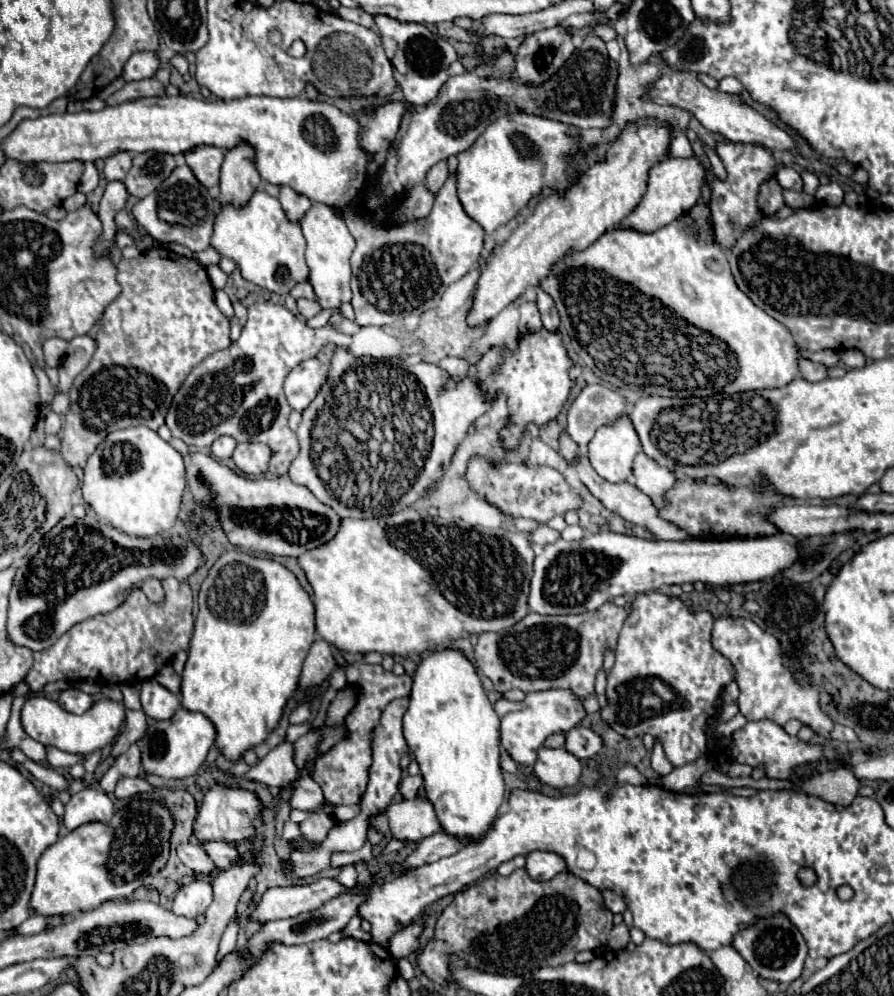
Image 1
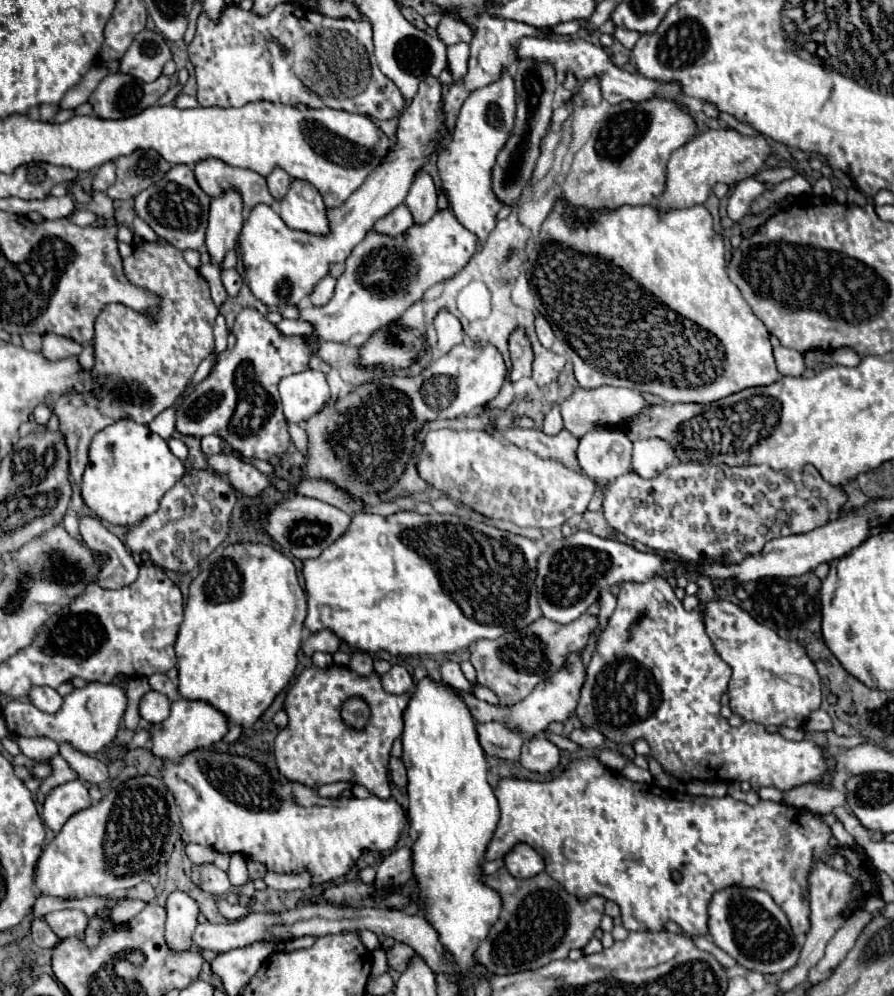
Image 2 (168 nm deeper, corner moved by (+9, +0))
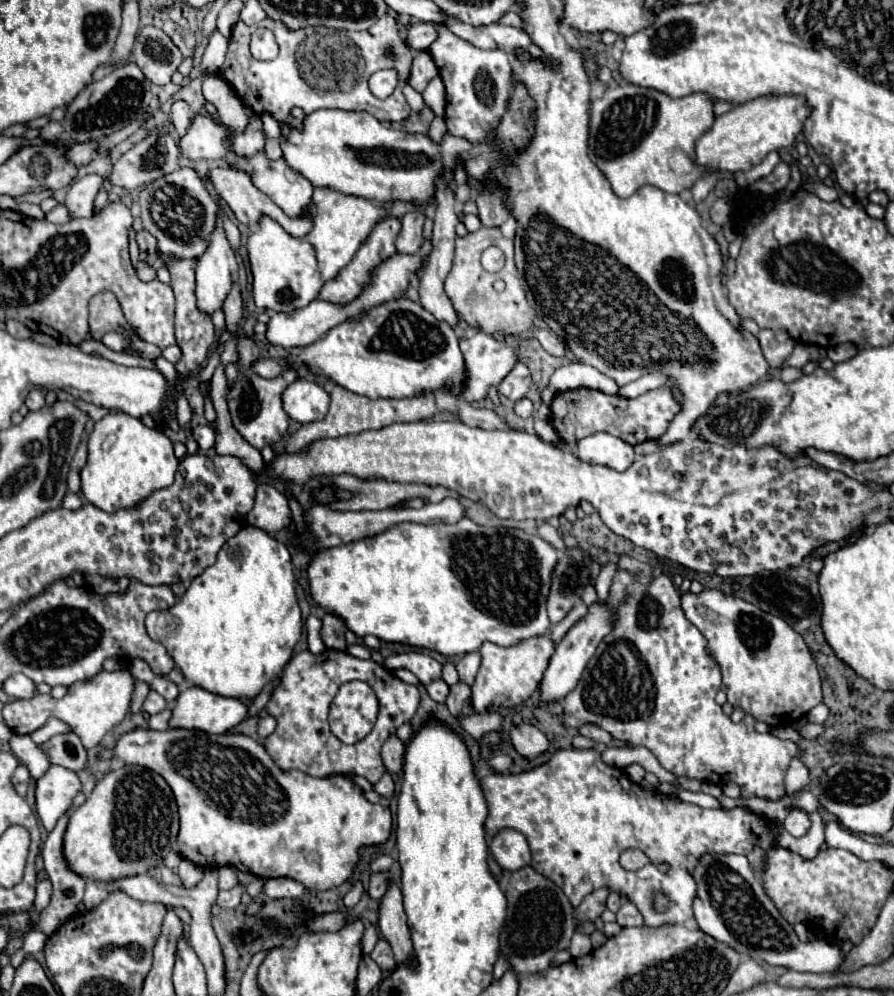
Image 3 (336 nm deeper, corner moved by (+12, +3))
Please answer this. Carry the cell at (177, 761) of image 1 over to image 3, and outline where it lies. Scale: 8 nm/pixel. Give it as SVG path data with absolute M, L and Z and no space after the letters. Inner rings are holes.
M190 686L188 690L180 692L180 696L174 704L170 726L172 728L196 728L196 730L204 730L210 734L224 734L224 732L232 730L234 726L238 726L248 716L250 704L252 704L252 698L248 698L248 700L226 698L220 694L212 694L200 686Z

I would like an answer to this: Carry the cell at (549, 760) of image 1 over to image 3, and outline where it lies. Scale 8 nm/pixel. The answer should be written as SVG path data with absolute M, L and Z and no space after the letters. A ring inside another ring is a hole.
M522 722L510 730L510 740L518 754L524 758L536 758L548 748L548 738L532 724Z

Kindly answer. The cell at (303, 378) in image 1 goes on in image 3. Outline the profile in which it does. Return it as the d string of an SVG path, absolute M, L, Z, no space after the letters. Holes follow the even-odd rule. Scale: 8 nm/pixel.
M296 380L286 388L282 402L284 402L284 412L292 420L308 424L308 422L318 422L326 416L330 396L316 382Z

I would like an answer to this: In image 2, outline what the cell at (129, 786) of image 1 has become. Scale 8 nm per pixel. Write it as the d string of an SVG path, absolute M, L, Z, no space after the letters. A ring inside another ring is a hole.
M67 743L61 745L59 753L61 753L61 757L81 775L81 779L85 779L87 783L99 785L99 783L103 783L103 781L109 779L109 769L107 769L107 765L105 765L103 761L89 757L89 755L85 755L85 753L73 749L73 747L67 745Z

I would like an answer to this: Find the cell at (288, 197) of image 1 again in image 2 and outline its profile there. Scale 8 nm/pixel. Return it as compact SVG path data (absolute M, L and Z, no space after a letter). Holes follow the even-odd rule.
M275 169L275 171L271 171L271 175L267 177L267 185L269 185L269 193L271 193L277 201L281 201L281 199L287 195L289 187L291 187L291 177L289 177L285 171Z

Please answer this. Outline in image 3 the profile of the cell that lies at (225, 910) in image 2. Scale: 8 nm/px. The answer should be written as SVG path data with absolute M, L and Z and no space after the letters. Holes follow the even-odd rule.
M182 860L178 866L178 876L186 888L192 888L200 882L202 872L200 872L200 868L196 868L196 864L188 864L188 860Z

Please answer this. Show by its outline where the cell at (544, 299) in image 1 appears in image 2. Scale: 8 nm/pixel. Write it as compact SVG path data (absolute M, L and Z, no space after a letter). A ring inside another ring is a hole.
M541 315L535 317L535 331L537 331L537 337L539 337L541 345L549 349L553 345L555 335L553 335L553 331L551 331L551 327L549 327L549 323L547 323L545 317L541 317Z

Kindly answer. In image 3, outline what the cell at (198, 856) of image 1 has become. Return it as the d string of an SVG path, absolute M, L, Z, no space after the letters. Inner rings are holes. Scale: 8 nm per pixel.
M224 866L224 868L220 868L218 874L220 874L218 876L218 888L220 890L230 890L230 888L238 886L238 876L236 876L236 870L234 868Z

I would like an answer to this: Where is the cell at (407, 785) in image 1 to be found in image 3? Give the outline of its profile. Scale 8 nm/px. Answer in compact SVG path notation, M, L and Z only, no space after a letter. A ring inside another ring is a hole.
M392 734L392 736L384 742L384 746L382 746L382 760L384 760L384 766L386 766L386 770L388 770L390 774L402 772L404 750L406 750L406 746L404 746L404 742L402 742L396 734Z

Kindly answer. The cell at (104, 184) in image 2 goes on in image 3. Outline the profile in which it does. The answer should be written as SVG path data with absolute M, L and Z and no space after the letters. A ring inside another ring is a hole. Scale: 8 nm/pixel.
M84 176L72 184L72 188L66 194L64 206L68 208L70 218L88 218L94 212L94 198L102 186L100 176Z

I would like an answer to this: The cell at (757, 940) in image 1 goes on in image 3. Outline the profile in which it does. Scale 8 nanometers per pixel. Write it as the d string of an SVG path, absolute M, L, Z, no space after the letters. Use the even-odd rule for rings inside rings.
M704 854L698 866L690 870L690 876L698 886L692 908L700 930L736 948L736 952L798 972L832 972L844 964L844 954L836 944L828 944L826 940L804 944L798 940L794 928L776 912L772 900L764 896L764 888L760 888L760 880L744 856Z

